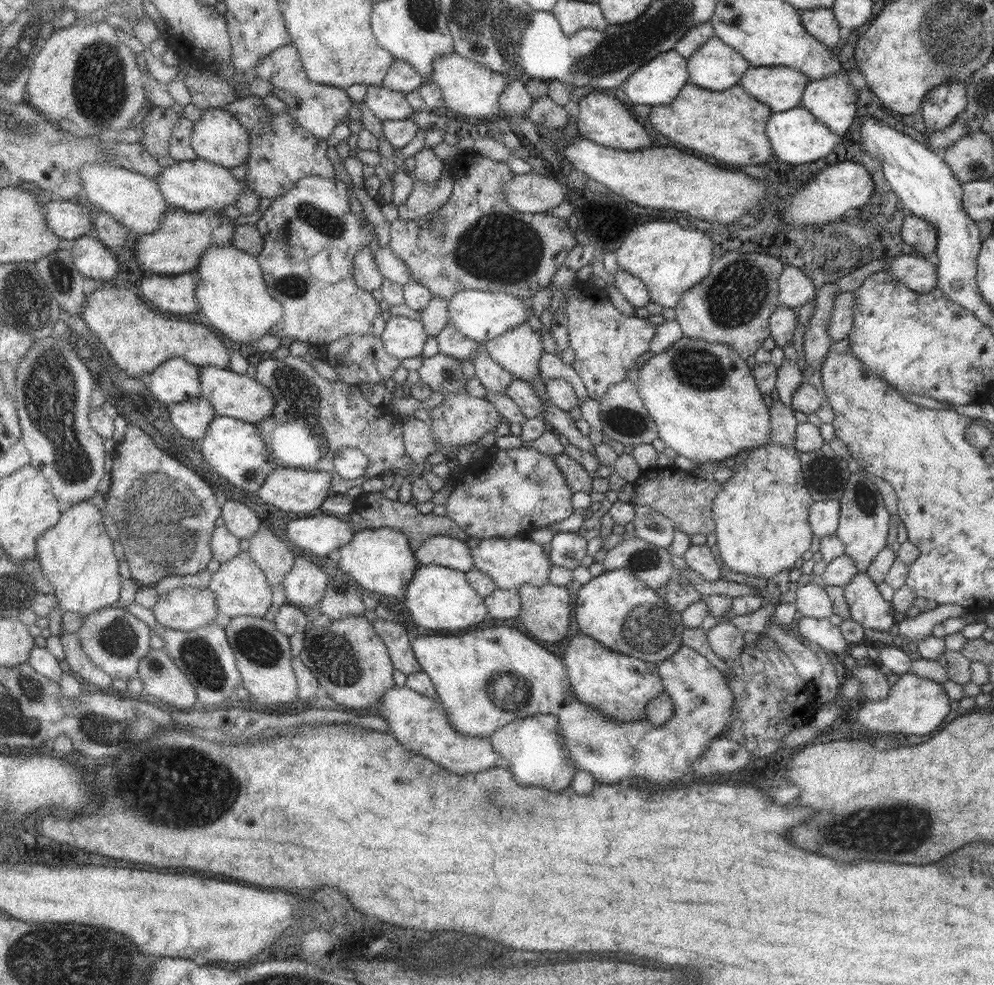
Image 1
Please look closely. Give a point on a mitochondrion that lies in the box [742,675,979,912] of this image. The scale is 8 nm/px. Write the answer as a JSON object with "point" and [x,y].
{"point":[886,832]}

